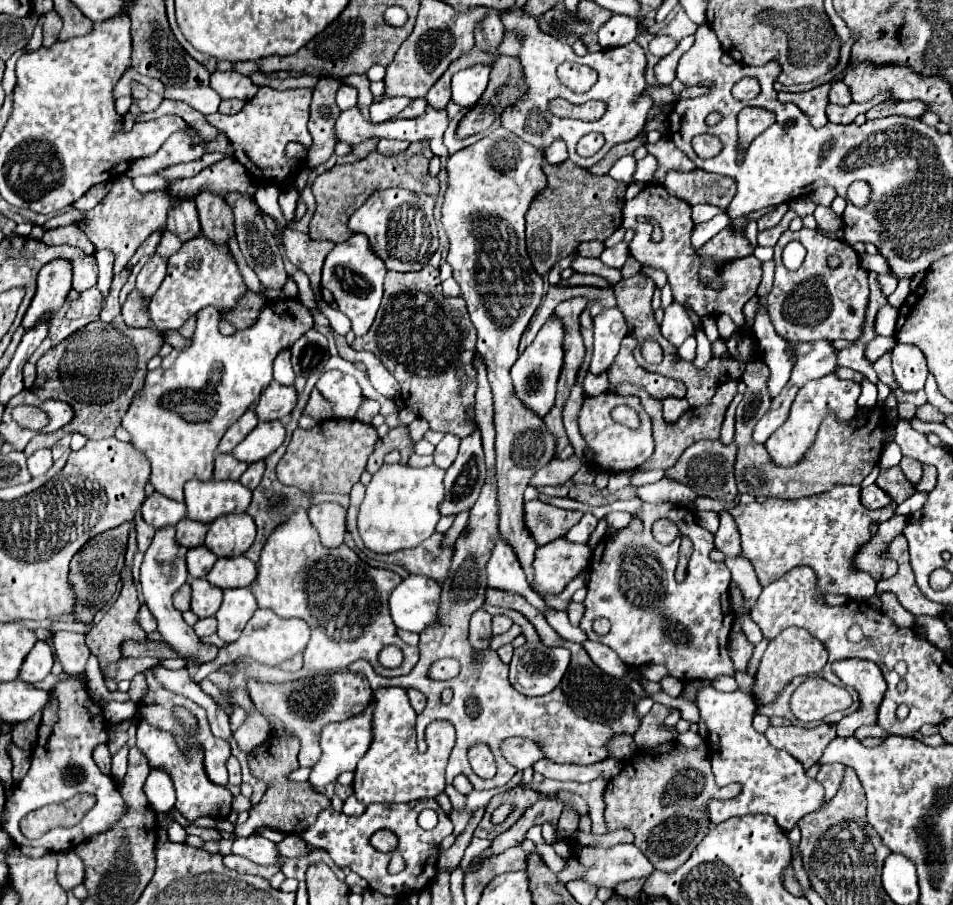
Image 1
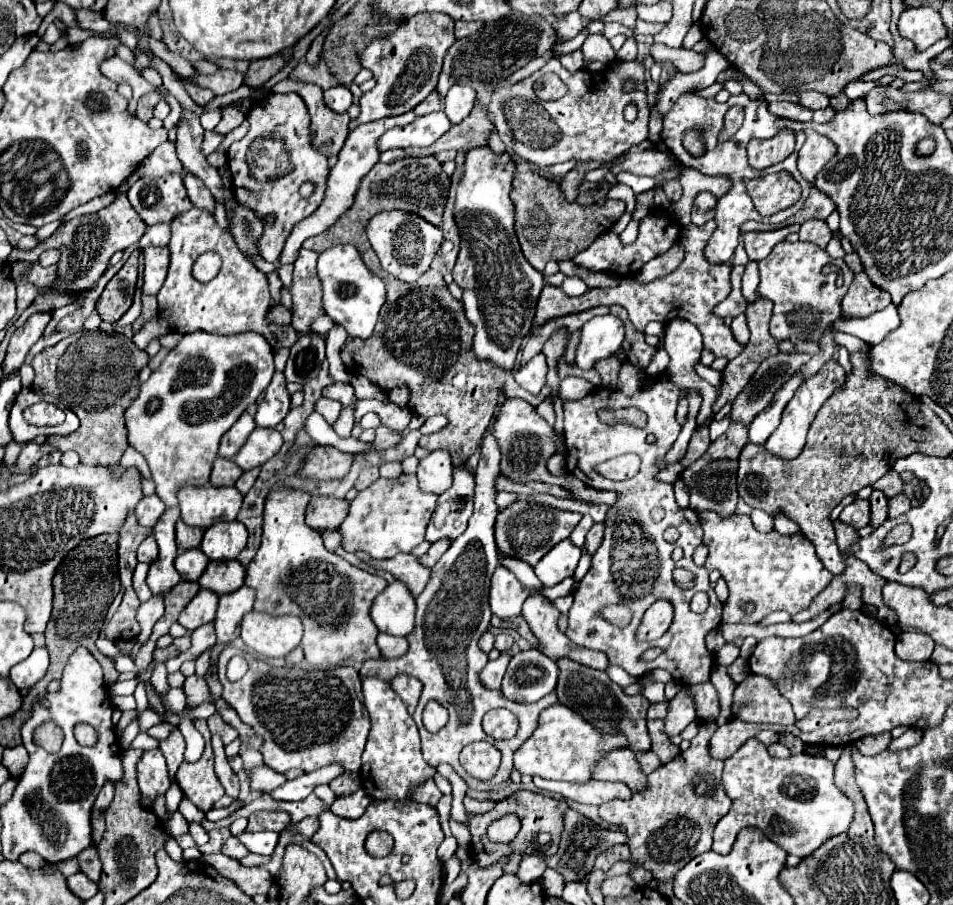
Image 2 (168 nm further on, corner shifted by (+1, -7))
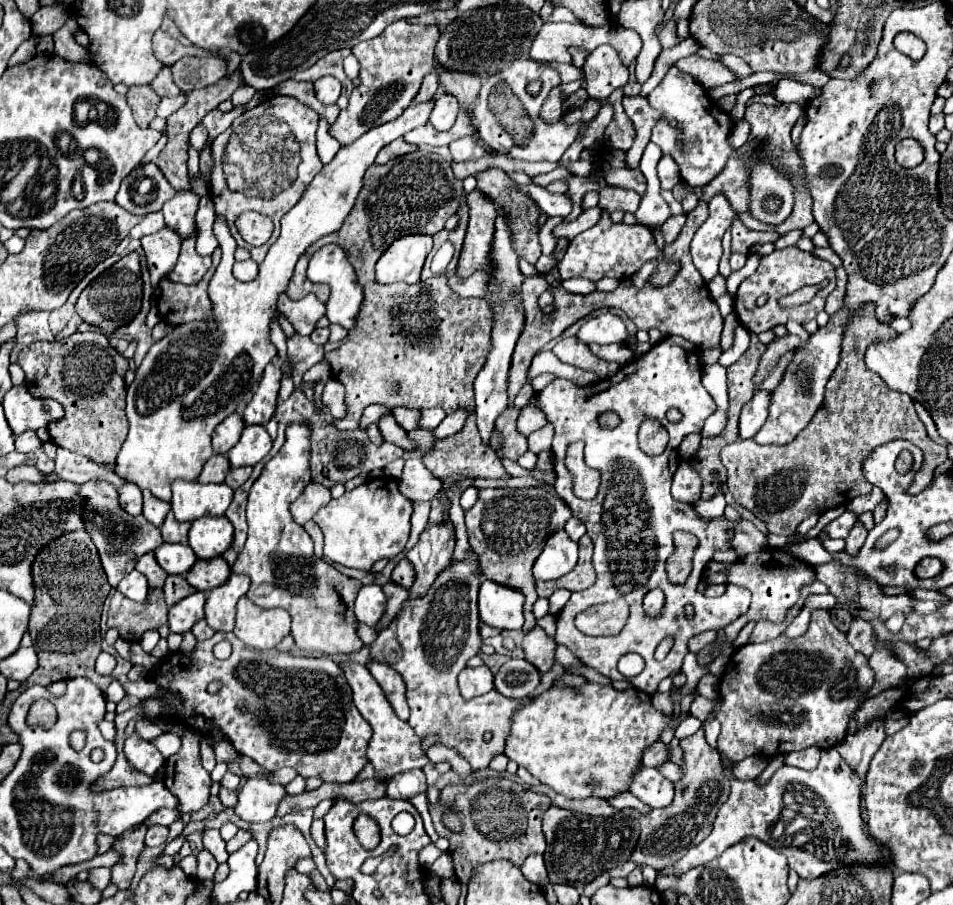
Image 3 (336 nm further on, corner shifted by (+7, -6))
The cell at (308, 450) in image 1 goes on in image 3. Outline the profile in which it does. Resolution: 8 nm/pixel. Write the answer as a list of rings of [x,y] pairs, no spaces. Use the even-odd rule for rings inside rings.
[[[379,404],[367,406],[367,408],[363,410],[363,414],[361,414],[361,424],[359,424],[359,428],[365,429],[365,426],[369,426],[371,422],[377,422],[383,412],[389,412],[389,410],[383,408],[383,406],[379,406]]]

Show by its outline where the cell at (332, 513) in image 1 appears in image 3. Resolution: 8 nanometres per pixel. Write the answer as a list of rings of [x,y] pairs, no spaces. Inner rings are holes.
[[[311,482],[303,494],[291,504],[291,514],[295,518],[297,524],[305,524],[309,522],[323,506],[327,506],[331,502],[331,492],[329,488],[323,488],[315,482]]]

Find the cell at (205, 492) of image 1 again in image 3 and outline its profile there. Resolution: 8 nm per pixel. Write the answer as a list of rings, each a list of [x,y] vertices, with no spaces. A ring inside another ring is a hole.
[[[173,482],[171,510],[179,522],[193,522],[201,516],[223,516],[231,502],[233,490],[227,484]]]

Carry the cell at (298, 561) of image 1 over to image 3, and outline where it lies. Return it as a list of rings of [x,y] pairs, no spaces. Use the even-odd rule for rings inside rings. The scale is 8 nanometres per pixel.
[[[291,424],[283,448],[265,464],[261,476],[249,490],[249,536],[231,570],[251,578],[247,598],[253,604],[261,608],[283,608],[291,614],[291,636],[301,652],[315,658],[353,654],[363,648],[357,634],[359,622],[353,612],[355,594],[363,584],[357,578],[341,574],[333,564],[317,558],[313,554],[313,540],[303,526],[293,522],[289,506],[309,482],[309,428],[305,424]]]

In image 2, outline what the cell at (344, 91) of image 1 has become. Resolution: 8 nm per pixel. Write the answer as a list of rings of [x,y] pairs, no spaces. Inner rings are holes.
[[[337,85],[337,87],[331,87],[327,91],[323,91],[323,99],[325,99],[325,105],[329,109],[333,109],[335,113],[345,113],[351,105],[351,91],[345,87],[345,85]]]

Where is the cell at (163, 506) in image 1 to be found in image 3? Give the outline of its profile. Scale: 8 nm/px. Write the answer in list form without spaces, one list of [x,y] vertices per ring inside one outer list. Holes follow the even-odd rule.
[[[127,482],[127,484],[119,490],[119,502],[121,502],[121,506],[123,506],[131,516],[139,516],[139,514],[143,512],[141,488],[135,486],[133,482]]]

